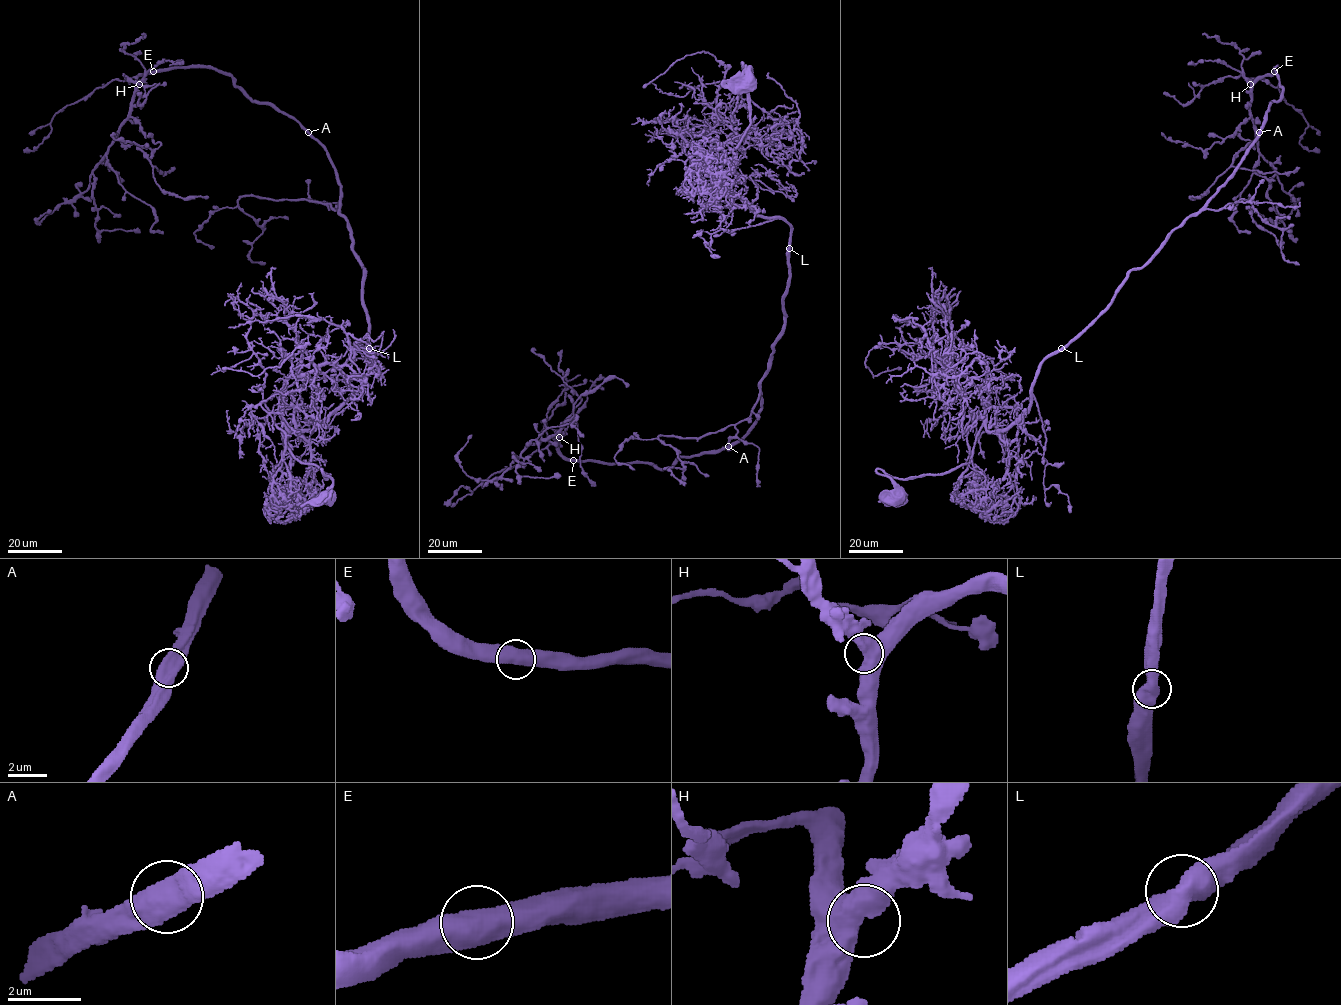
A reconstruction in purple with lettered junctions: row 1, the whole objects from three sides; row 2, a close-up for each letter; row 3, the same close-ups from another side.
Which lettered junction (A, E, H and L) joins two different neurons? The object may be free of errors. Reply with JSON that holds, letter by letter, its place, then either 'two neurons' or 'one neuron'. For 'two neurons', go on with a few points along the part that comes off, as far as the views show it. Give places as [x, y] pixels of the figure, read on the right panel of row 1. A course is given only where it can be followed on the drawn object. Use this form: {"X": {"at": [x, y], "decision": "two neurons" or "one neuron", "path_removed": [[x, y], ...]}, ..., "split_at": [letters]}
{"A": {"at": [1259, 132], "decision": "one neuron"}, "E": {"at": [1274, 71], "decision": "one neuron"}, "H": {"at": [1250, 84], "decision": "one neuron"}, "L": {"at": [1061, 348], "decision": "one neuron"}, "split_at": []}

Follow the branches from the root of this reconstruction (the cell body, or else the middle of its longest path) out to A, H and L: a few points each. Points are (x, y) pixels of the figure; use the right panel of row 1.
A: (897, 496), (886, 474), (968, 463), (983, 425), (1003, 430), (1028, 408), (1039, 365), (1199, 211), (1259, 132)
H: (897, 496), (886, 474), (943, 474), (1015, 422), (1230, 176), (1282, 92), (1277, 67), (1250, 84)
L: (897, 496), (886, 474), (912, 479), (968, 463), (980, 428), (1015, 422), (1039, 365), (1061, 348)

